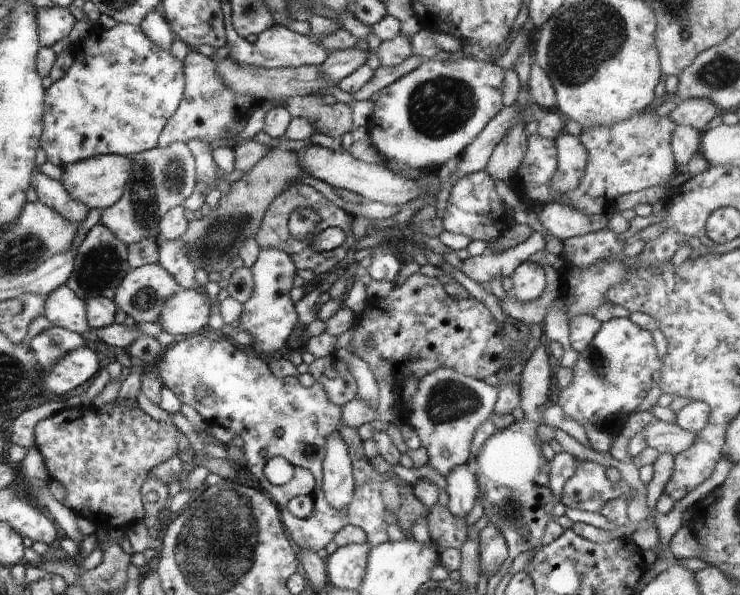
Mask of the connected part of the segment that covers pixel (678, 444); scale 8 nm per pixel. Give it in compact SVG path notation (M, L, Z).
M657 419L644 426L643 436L647 446L654 447L659 454L676 455L692 445L697 434L680 428L675 422L667 423Z

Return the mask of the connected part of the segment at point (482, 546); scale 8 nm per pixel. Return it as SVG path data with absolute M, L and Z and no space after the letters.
M490 522L478 535L481 572L489 578L503 565L509 550L498 527Z

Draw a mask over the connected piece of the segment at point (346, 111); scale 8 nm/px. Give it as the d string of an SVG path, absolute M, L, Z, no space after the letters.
M318 95L288 96L284 105L292 117L307 118L320 133L342 137L352 131L352 105L335 103L325 105Z

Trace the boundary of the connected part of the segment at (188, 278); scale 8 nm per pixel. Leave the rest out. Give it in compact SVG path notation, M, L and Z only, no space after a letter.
M179 240L158 241L159 264L167 270L178 282L182 289L200 289L194 278L195 268L190 259L185 255L185 248Z

